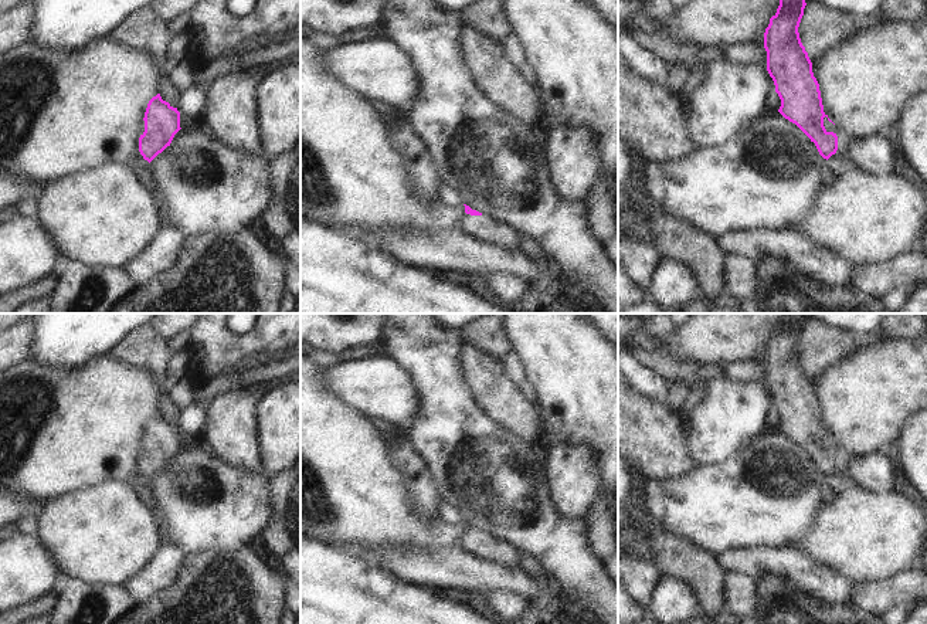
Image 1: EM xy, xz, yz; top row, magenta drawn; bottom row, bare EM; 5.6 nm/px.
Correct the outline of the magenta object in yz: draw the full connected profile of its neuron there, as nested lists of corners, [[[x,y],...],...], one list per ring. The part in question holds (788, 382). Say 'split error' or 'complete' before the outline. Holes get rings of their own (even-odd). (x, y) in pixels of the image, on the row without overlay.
split error; [[[780,313],[777,330],[764,350],[767,389],[781,417],[778,430],[815,461],[824,477],[841,477],[849,482],[852,458],[824,430],[819,401],[799,356],[805,323],[804,313]]]

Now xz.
split error; [[[465,523],[465,532],[461,546],[465,552],[479,556],[490,563],[506,567],[519,566],[519,552],[503,539],[485,533],[469,523]]]

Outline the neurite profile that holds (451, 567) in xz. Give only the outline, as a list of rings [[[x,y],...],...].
[[[461,545],[374,553],[386,570],[417,587],[434,584],[441,590],[462,590],[476,596],[505,590],[530,601],[543,601],[544,589],[519,566],[490,563],[465,552]]]

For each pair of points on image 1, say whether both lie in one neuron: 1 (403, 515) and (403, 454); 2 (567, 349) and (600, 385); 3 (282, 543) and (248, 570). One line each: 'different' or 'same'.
1: different
2: same
3: different

